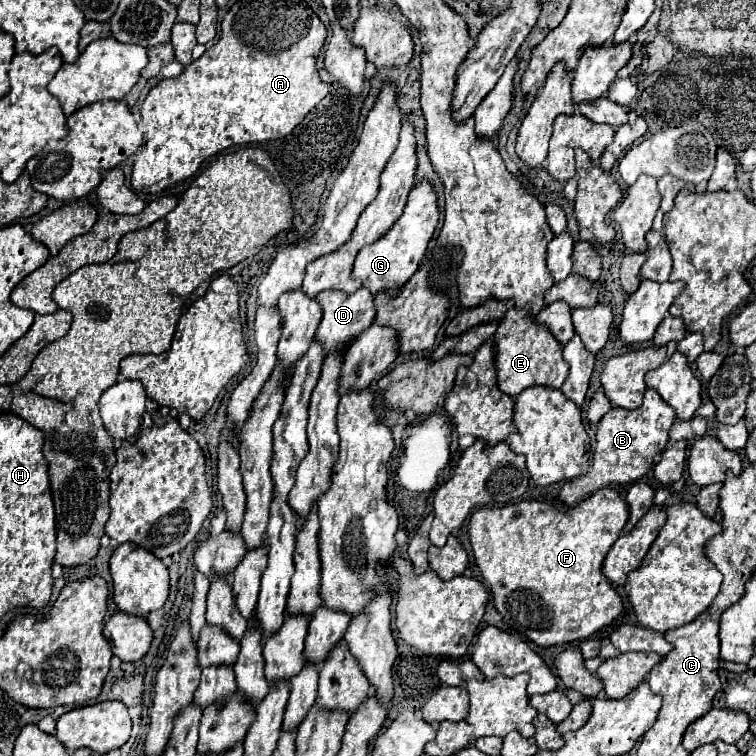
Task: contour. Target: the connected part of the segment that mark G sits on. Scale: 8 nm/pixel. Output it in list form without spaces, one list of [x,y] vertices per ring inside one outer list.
[[[422,182],[416,188],[412,188],[408,196],[408,204],[402,212],[402,216],[396,220],[396,224],[374,244],[362,248],[356,256],[354,268],[352,268],[352,278],[360,280],[364,288],[368,288],[372,294],[386,292],[388,296],[398,296],[400,288],[412,278],[412,274],[418,270],[424,252],[428,248],[428,242],[438,226],[438,204],[436,204],[436,194],[430,186],[430,182]]]

